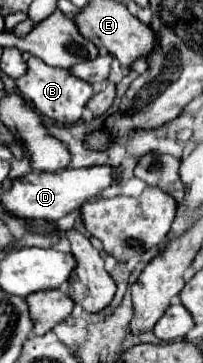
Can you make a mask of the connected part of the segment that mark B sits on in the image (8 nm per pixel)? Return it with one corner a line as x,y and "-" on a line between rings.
30,57
28,59
28,69
22,77
16,79
16,87
22,93
24,99
28,99
42,115
64,123
64,125
72,125
80,119
82,109
86,105
86,101
94,95
92,85
86,81
76,79
74,75
68,73
68,69
60,69
60,67
48,67
44,61
40,61
38,57

